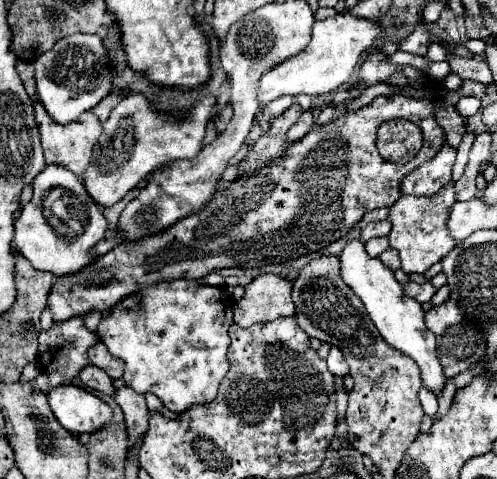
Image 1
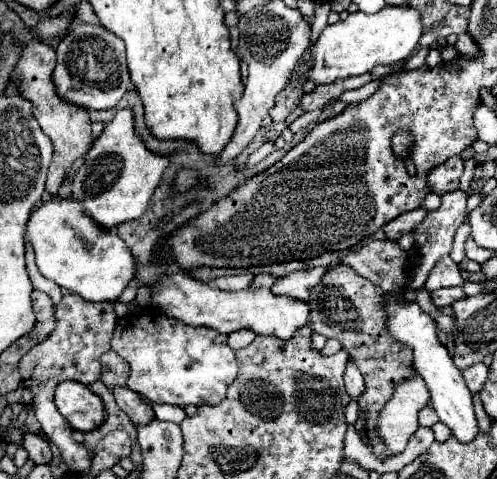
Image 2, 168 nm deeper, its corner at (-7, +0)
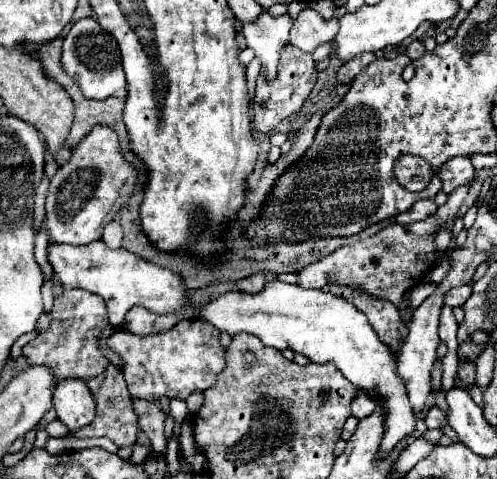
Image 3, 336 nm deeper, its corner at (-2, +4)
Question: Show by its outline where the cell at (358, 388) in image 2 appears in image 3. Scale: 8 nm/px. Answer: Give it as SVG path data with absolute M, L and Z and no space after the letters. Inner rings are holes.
M358 392L358 396L354 396L354 400L352 400L352 414L356 418L364 418L372 412L374 412L374 400L370 400L370 396L366 396L366 392Z

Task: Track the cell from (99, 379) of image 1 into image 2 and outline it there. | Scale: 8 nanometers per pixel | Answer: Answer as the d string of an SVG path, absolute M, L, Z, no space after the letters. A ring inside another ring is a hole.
M113 388L113 396L119 404L119 408L129 416L129 420L135 426L145 426L151 420L155 420L153 408L151 404L143 402L135 392L131 392L129 388Z

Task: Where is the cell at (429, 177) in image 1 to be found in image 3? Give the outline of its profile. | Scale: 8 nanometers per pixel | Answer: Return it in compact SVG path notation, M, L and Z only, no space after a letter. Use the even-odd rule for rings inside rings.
M456 156L452 160L448 160L440 170L438 176L442 180L442 192L452 194L452 190L460 184L466 184L468 180L472 180L476 174L472 162L468 156Z

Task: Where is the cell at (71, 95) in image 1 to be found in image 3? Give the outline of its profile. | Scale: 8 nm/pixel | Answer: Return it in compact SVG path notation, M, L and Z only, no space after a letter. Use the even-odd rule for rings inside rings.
M82 18L72 24L62 44L62 68L78 84L86 98L104 100L114 92L126 88L126 78L120 62L120 48L116 40L94 18Z

